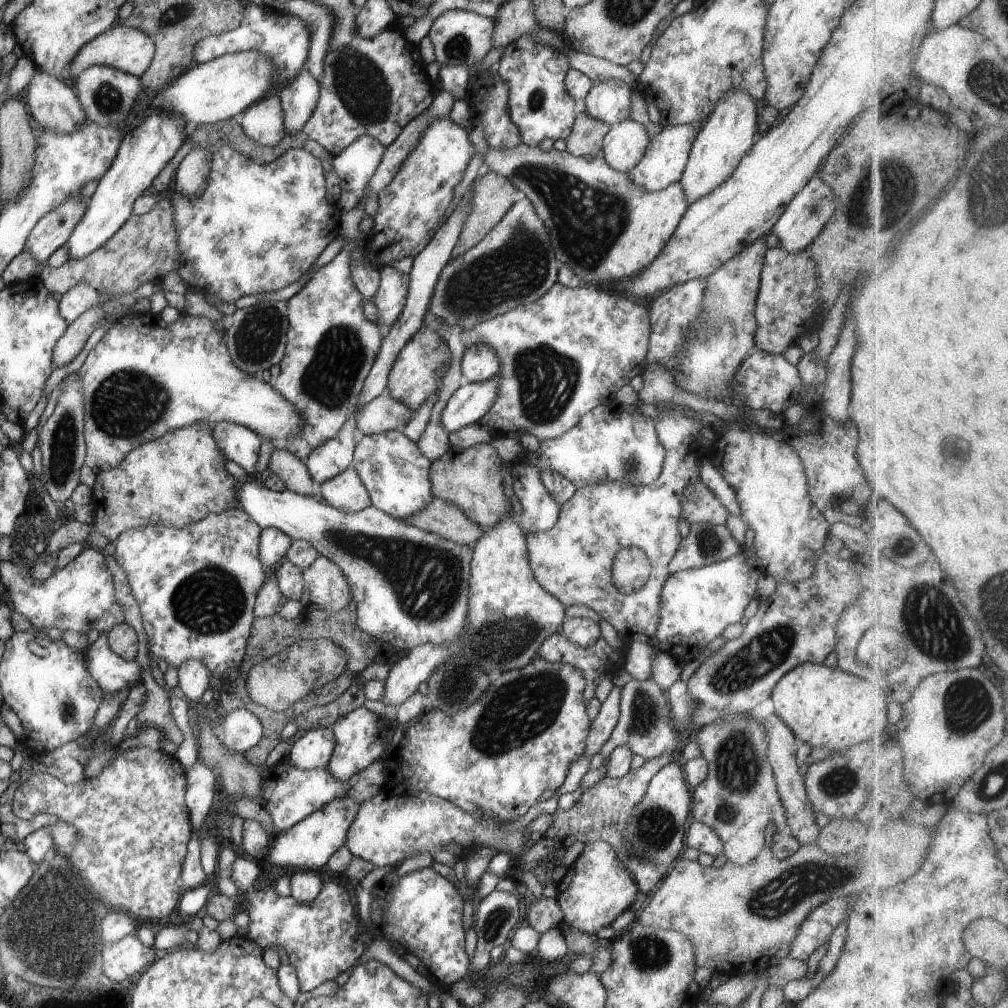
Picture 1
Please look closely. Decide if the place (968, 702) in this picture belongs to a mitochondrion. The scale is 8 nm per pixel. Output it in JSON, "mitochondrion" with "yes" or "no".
{"mitochondrion":"yes"}

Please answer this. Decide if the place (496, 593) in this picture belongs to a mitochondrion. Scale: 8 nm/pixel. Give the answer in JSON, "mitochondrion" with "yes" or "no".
{"mitochondrion":"no"}

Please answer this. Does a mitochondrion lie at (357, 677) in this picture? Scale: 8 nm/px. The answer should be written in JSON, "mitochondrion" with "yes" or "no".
{"mitochondrion":"no"}

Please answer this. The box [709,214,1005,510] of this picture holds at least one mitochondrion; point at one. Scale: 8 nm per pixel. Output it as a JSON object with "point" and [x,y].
{"point":[955,451]}

